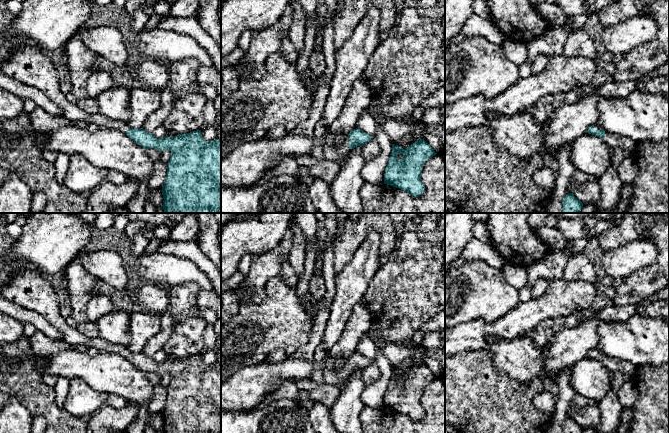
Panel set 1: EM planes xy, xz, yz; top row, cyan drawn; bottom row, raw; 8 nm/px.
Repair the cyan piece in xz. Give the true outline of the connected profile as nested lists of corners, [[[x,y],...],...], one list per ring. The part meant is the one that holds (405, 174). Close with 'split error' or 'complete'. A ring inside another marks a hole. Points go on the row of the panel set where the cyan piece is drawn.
[[[424,139],[412,143],[405,149],[393,144],[384,173],[384,184],[404,190],[414,197],[422,195],[425,191],[421,181],[423,166],[436,154]]]; complete

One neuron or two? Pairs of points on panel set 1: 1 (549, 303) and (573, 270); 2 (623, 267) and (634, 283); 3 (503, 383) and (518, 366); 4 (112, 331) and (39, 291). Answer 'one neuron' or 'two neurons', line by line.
1: two neurons
2: two neurons
3: two neurons
4: two neurons

